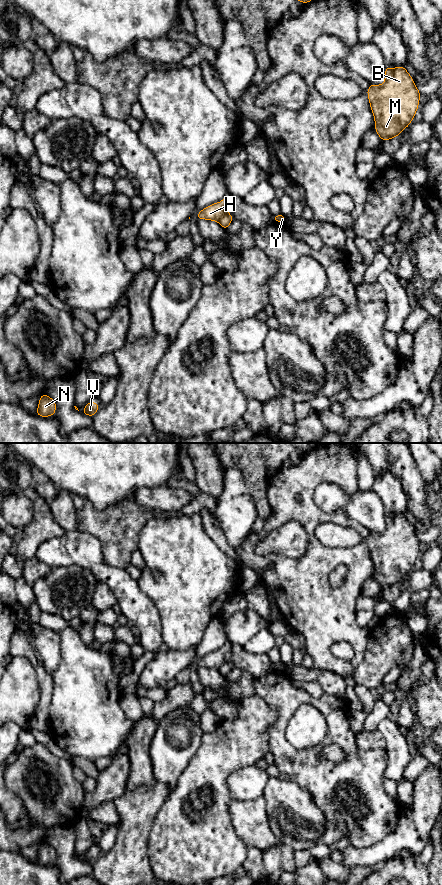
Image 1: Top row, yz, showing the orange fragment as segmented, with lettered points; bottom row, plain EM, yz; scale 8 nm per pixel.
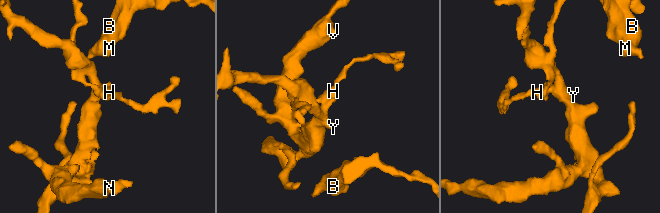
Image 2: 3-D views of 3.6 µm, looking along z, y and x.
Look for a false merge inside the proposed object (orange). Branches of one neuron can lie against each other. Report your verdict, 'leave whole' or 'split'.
split

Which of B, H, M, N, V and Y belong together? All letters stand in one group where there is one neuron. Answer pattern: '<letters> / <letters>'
B M / H N V Y

